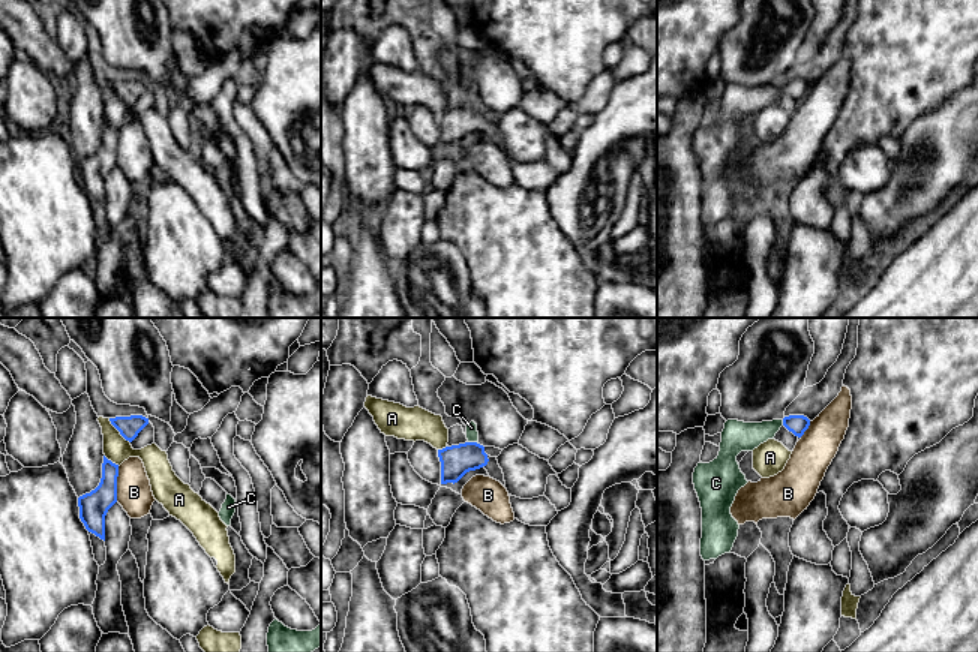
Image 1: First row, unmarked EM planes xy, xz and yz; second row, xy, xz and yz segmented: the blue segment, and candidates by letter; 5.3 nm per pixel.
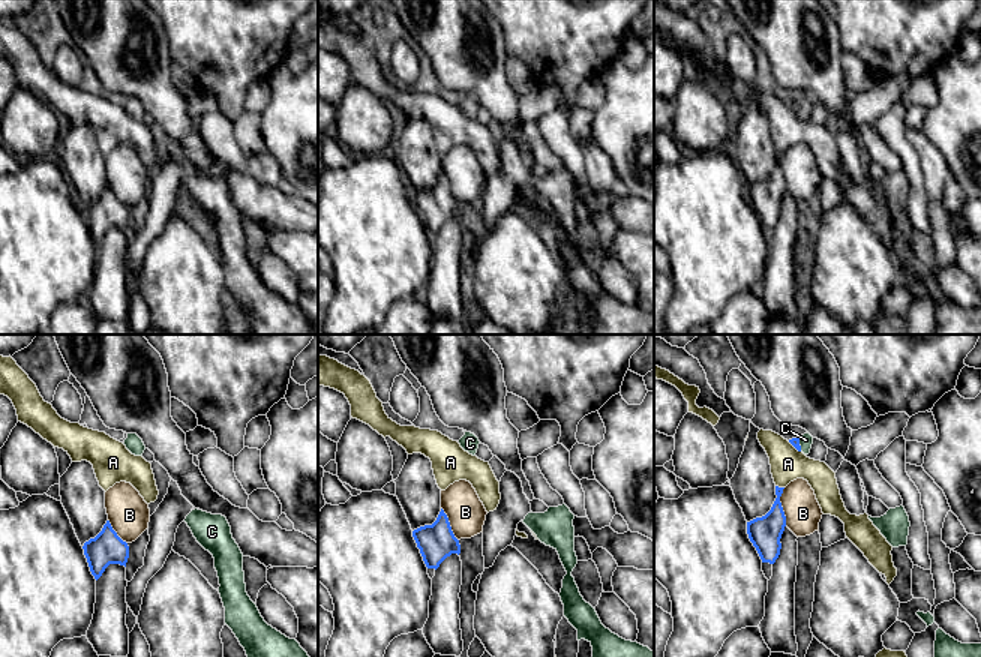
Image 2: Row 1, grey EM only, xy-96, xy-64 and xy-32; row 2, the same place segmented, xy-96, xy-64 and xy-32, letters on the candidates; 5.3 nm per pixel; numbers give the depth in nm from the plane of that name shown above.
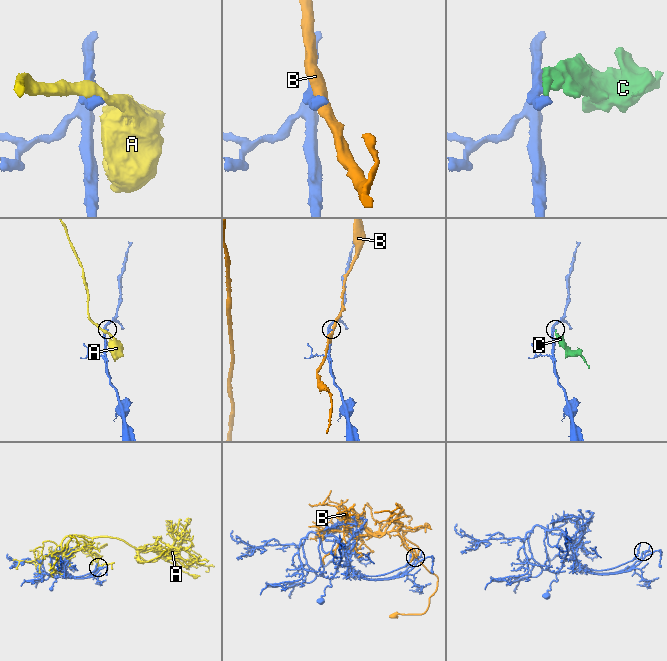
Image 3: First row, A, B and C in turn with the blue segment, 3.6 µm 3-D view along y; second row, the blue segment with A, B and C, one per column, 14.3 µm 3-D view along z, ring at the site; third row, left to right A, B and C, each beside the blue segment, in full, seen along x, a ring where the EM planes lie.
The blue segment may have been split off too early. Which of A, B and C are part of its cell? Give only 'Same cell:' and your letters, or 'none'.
Same cell: C

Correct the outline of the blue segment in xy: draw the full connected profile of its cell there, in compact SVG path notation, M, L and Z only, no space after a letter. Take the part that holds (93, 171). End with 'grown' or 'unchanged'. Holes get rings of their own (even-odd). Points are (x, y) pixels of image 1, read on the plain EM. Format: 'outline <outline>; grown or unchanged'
outline M104 120L99 150L78 162L80 183L86 193L105 205L105 180L117 166L118 129Z; unchanged

